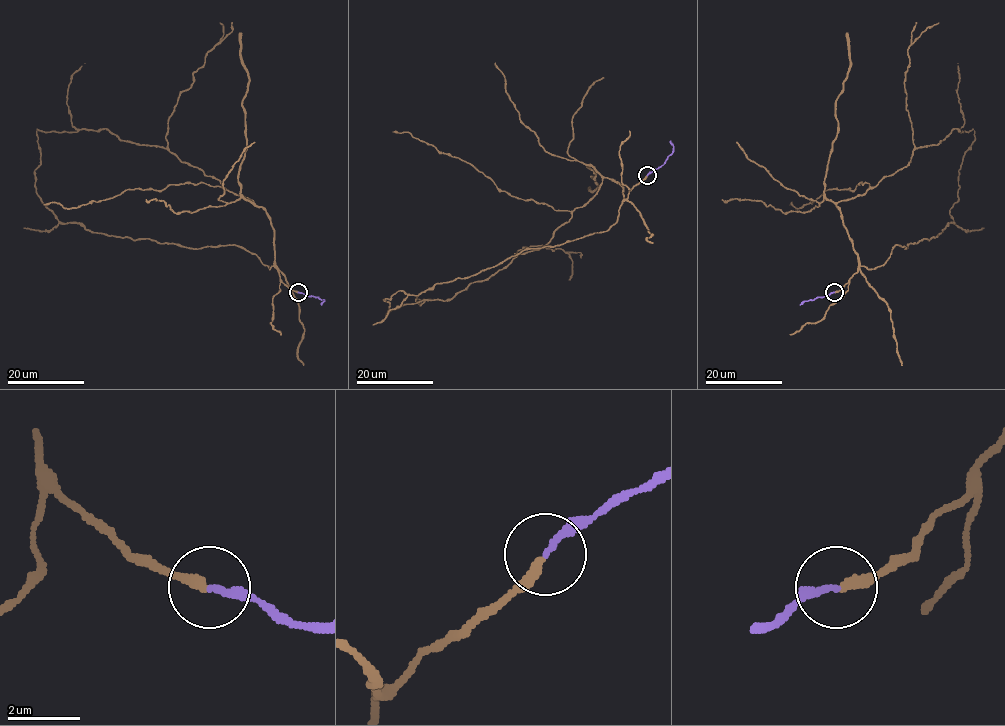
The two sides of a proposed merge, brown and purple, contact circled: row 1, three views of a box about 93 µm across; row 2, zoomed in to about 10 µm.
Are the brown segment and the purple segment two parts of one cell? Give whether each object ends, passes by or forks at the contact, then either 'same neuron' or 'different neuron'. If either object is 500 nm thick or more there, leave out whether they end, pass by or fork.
brown ends | purple ends | same neuron

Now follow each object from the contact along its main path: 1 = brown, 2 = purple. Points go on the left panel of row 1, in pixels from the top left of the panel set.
1: (297, 292), (281, 281), (274, 230), (253, 201), (168, 150), (72, 125), (67, 88), (85, 63)
2: (297, 292), (323, 299), (321, 305)

